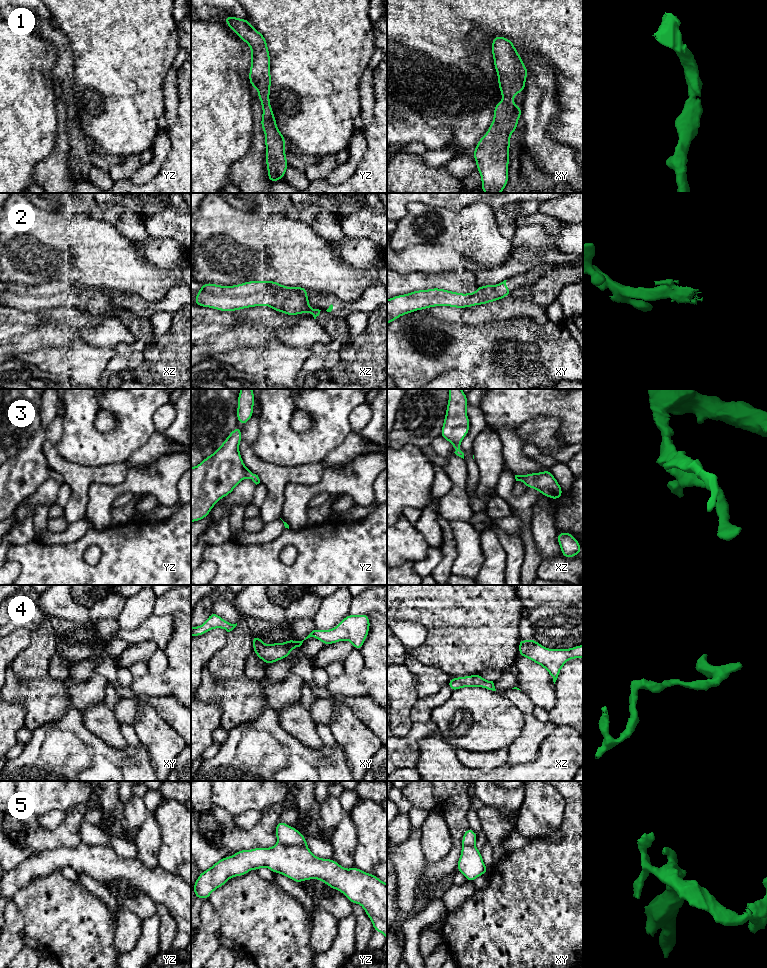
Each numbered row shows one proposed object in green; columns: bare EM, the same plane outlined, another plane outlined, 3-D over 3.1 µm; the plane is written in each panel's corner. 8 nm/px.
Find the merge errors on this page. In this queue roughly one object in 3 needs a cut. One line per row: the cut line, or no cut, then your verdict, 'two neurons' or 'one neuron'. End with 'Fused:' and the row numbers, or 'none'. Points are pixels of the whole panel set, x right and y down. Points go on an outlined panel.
1: cut none; one neuron
2: cut none; one neuron
3: cut none; one neuron
4: cut none; one neuron
5: cut yz (278, 842), (284, 845), (306, 846); two neurons
Fused: 5

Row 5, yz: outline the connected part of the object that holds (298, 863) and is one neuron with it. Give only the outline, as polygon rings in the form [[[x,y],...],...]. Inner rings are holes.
[[[278,843],[270,848],[239,850],[200,873],[193,886],[195,897],[207,900],[214,890],[222,887],[230,878],[245,875],[252,869],[259,871],[261,867],[267,867],[273,873],[280,873],[297,883],[318,879],[329,887],[341,891],[352,904],[357,903],[364,908],[373,923],[374,931],[383,933],[387,940],[387,884],[374,874],[368,874],[357,867],[344,869],[333,859],[316,857],[307,846],[284,846]]]

